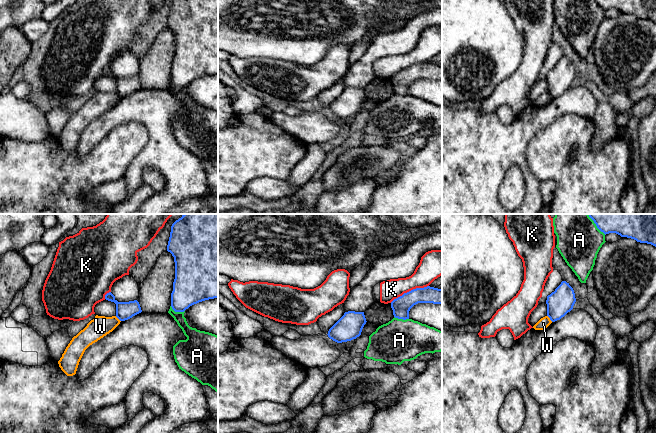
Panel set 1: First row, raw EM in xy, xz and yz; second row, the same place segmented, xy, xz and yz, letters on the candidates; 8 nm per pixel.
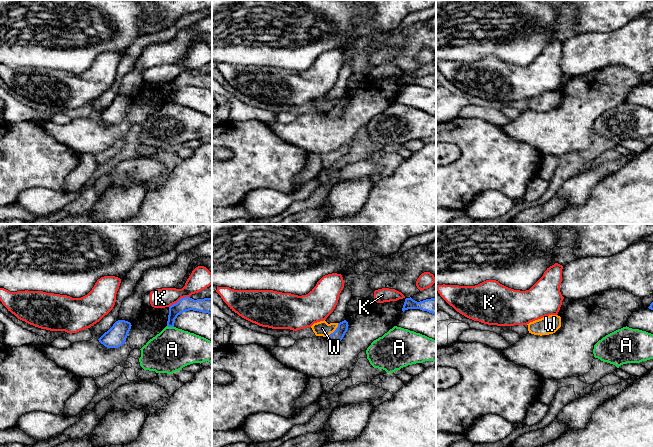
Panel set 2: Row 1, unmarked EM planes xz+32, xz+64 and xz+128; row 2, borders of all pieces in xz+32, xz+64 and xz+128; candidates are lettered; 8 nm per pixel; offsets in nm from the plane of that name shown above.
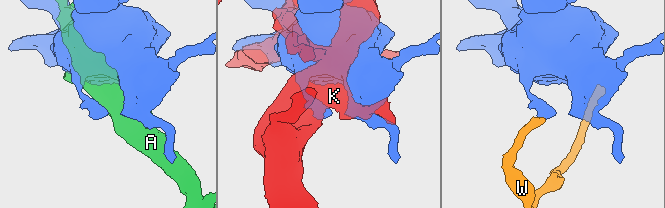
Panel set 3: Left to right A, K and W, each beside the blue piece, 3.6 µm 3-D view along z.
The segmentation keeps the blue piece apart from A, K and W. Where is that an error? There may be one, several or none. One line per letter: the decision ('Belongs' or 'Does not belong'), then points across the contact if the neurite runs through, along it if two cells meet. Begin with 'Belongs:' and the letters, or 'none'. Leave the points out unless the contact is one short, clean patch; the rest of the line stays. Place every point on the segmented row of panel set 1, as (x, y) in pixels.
Belongs: none
A: Does not belong
K: Does not belong
W: Does not belong. Boundary: yz (547, 315), (552, 321)

